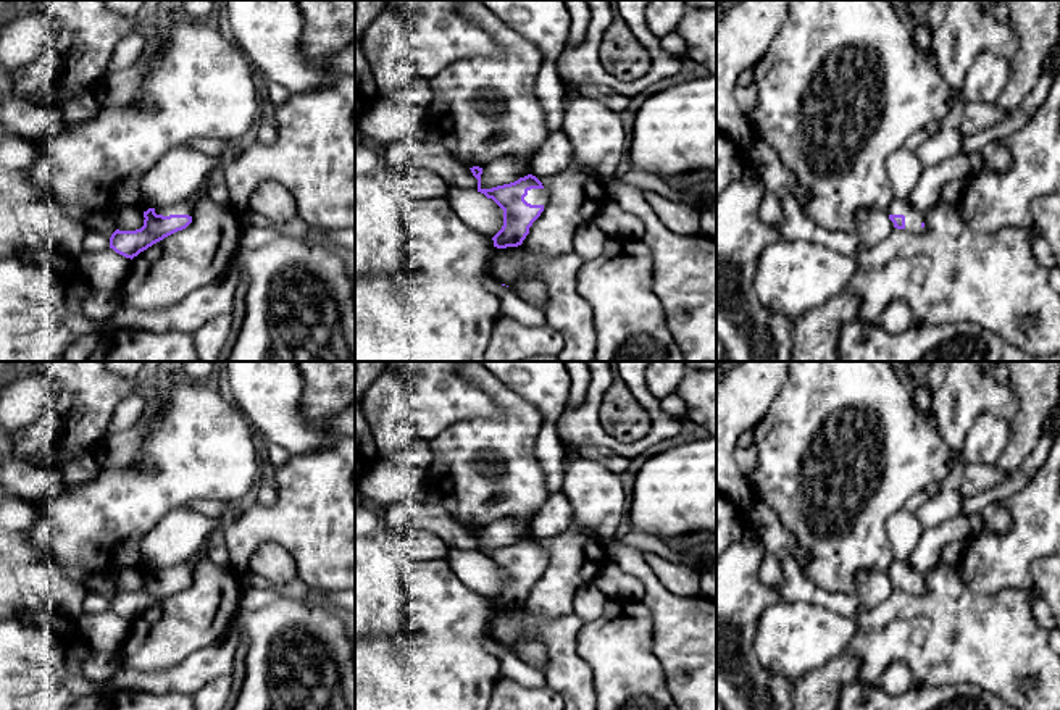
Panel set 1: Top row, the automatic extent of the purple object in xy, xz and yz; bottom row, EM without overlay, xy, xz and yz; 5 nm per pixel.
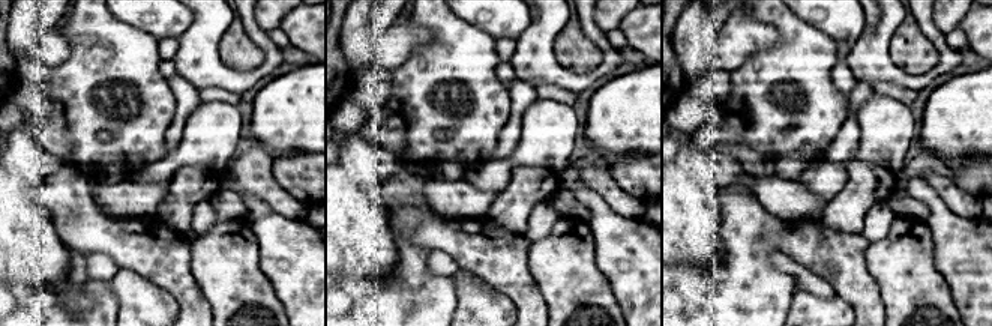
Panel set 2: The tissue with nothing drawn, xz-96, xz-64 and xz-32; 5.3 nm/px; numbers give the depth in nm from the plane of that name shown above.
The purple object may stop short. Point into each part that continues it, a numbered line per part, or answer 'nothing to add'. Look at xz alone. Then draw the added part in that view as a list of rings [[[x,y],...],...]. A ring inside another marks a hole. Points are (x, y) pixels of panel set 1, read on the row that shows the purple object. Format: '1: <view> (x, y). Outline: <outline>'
1: xz (534, 196). Outline: [[[531,189],[524,200],[531,205],[545,205],[545,190],[544,189]]]

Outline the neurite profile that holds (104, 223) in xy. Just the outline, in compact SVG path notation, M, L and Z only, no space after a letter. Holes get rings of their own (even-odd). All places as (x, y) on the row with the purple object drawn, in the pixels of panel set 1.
M92 211L87 226L89 229L94 229L105 236L111 236L116 231L113 213Z

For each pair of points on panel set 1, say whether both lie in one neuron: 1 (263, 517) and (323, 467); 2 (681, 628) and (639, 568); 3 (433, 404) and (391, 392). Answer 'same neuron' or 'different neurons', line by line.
1: same neuron
2: same neuron
3: different neurons

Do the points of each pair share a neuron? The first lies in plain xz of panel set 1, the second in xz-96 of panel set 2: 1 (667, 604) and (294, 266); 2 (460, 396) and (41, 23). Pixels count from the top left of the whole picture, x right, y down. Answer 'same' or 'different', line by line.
1: same
2: different

